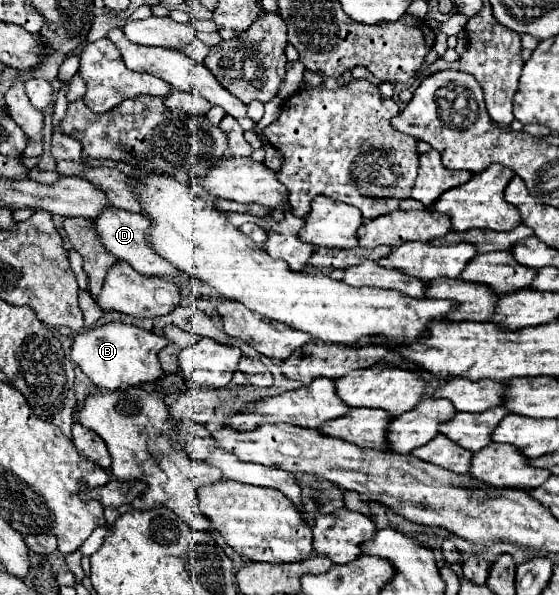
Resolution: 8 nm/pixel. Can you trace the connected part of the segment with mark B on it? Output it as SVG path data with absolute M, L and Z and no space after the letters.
M108 323L102 327L94 327L90 331L84 331L82 335L76 335L70 355L94 385L98 385L100 389L114 391L114 389L140 387L144 383L158 381L164 375L158 361L158 353L166 345L168 341L164 335L156 335L136 325Z

